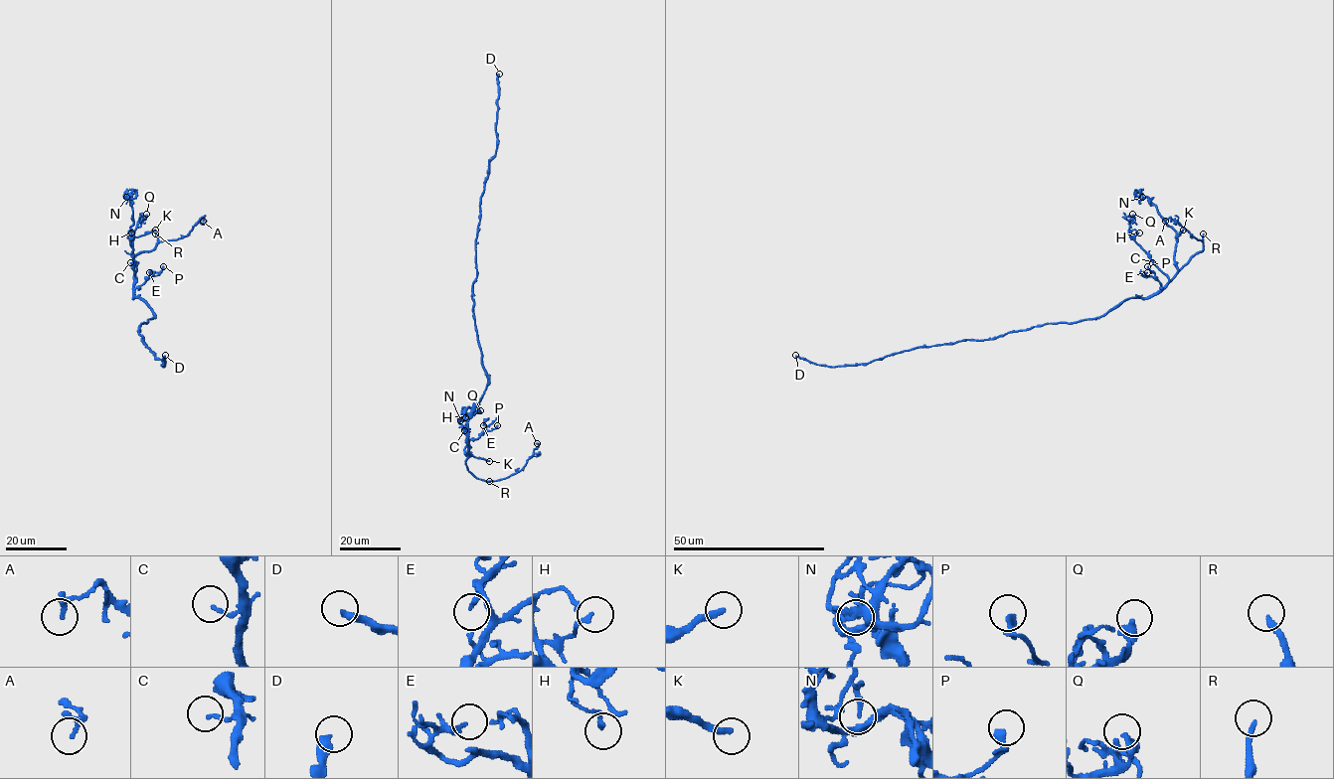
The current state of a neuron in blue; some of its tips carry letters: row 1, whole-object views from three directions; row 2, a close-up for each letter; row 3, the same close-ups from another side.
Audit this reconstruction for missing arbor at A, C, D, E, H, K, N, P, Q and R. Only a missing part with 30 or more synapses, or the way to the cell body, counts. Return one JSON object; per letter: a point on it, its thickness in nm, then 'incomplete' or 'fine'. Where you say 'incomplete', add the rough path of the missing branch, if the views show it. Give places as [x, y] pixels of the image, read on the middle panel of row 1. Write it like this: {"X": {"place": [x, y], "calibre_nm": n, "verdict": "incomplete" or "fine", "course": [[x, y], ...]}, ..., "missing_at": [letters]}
{"A": {"place": [537, 443], "calibre_nm": 150, "verdict": "fine"}, "C": {"place": [464, 430], "calibre_nm": 130, "verdict": "fine"}, "D": {"place": [499, 74], "calibre_nm": 340, "verdict": "incomplete", "course": [[499, 74], [555, 49], [550, 102], [569, 94], [551, 94], [572, 115], [551, 127], [544, 108], [580, 97]]}, "E": {"place": [483, 425], "calibre_nm": 160, "verdict": "fine"}, "H": {"place": [465, 417], "calibre_nm": 180, "verdict": "fine"}, "K": {"place": [489, 461], "calibre_nm": 260, "verdict": "fine"}, "N": {"place": [460, 420], "calibre_nm": 180, "verdict": "fine"}, "P": {"place": [497, 425], "calibre_nm": 300, "verdict": "fine"}, "Q": {"place": [480, 410], "calibre_nm": 360, "verdict": "fine"}, "R": {"place": [489, 481], "calibre_nm": 200, "verdict": "incomplete", "course": [[489, 481], [471, 480], [441, 463]]}, "missing_at": ["D", "R"]}

